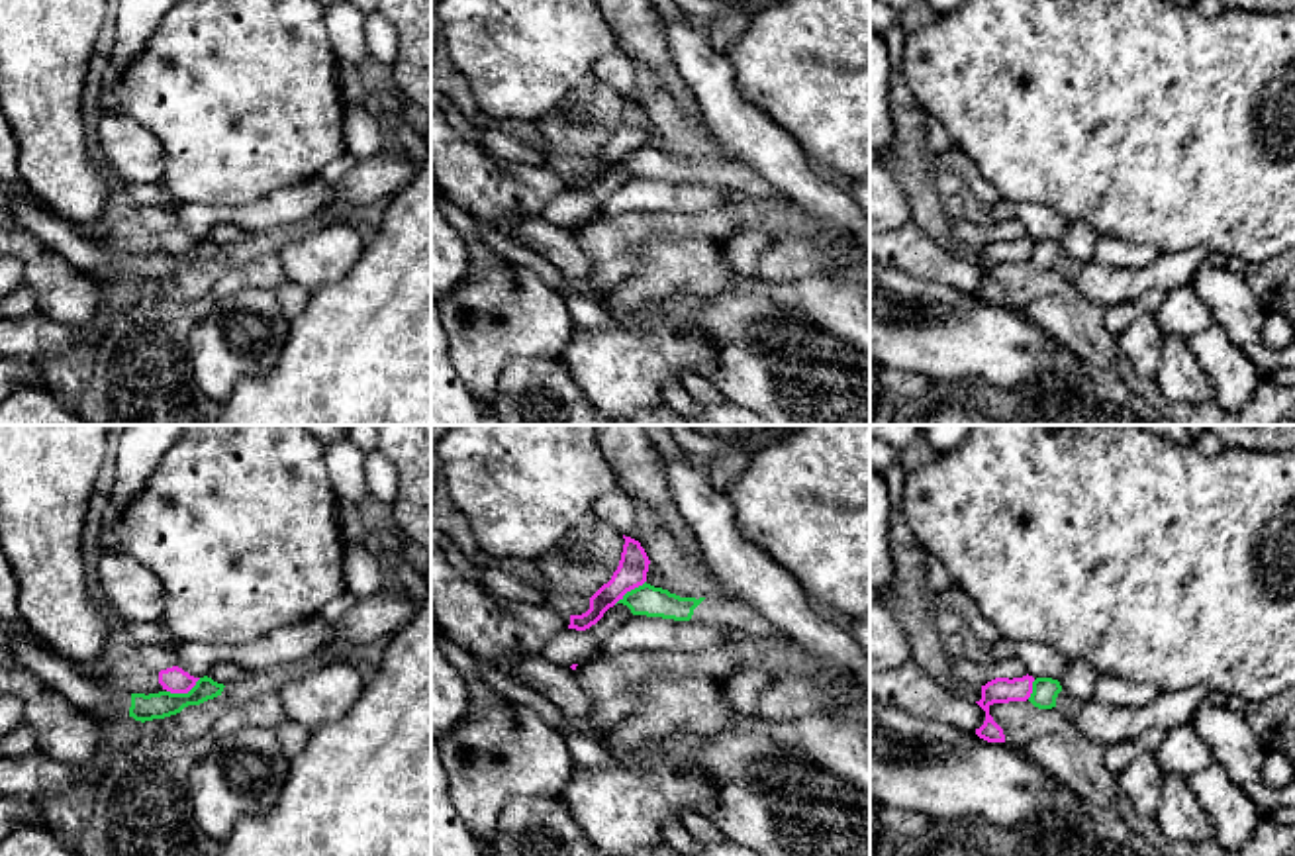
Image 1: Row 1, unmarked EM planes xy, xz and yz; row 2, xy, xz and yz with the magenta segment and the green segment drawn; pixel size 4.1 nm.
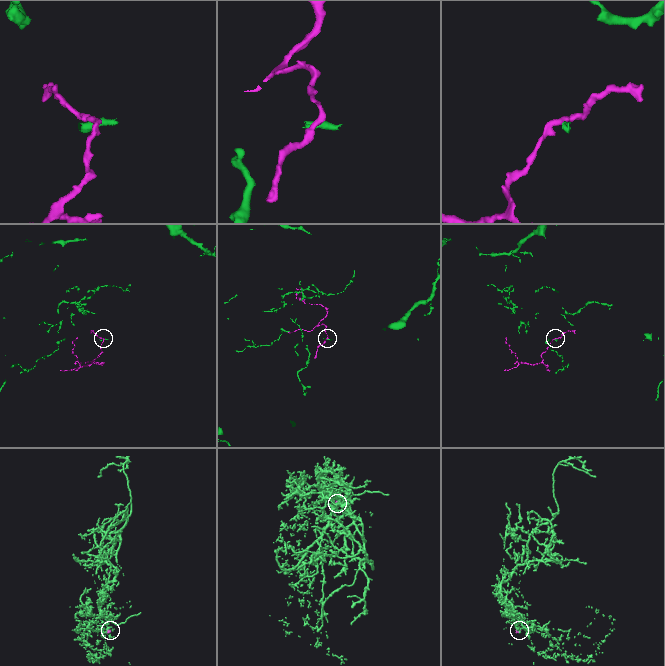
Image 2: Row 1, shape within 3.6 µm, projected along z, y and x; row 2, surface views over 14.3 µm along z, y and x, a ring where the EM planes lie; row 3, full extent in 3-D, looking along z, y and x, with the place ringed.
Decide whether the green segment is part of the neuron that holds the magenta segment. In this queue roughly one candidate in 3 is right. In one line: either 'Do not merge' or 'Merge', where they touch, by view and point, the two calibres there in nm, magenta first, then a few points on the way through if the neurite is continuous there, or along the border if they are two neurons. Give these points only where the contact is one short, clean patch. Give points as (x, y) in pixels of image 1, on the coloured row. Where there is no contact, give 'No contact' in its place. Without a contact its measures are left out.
Do not merge. Touches magenta at xy (183, 692). Thickness 110 nm (magenta) against 110 nm. Boundary: xy (200, 678), (187, 692), (167, 692)

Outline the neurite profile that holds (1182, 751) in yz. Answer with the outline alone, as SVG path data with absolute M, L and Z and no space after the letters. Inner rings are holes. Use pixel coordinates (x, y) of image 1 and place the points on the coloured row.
M1191 723L1166 733L1154 758L1164 774L1185 778L1215 762L1213 750Z

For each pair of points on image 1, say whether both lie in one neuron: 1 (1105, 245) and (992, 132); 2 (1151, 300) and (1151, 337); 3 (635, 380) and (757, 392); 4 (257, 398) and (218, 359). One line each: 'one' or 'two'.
1: two
2: two
3: two
4: two

